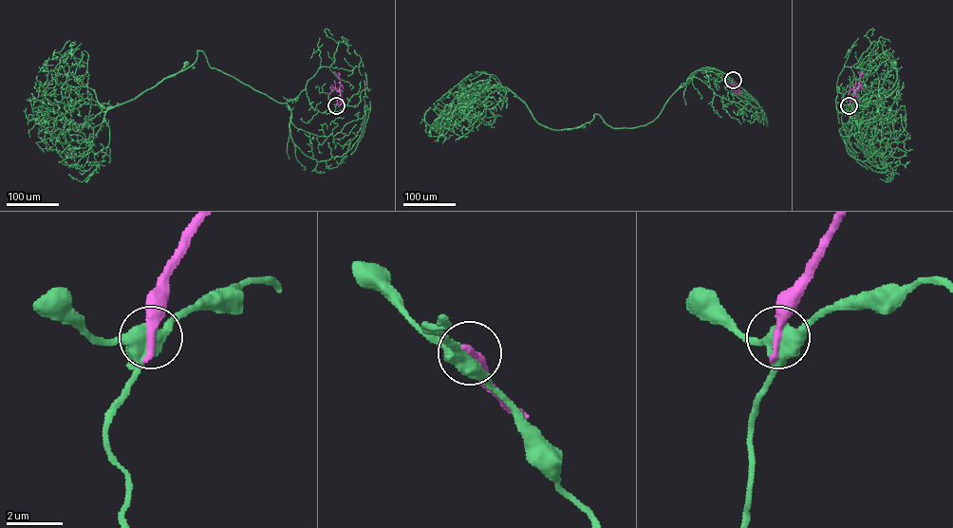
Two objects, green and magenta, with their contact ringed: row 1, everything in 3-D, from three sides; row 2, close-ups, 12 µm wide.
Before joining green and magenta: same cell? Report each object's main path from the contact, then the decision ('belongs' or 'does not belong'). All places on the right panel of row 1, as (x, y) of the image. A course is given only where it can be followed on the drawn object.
course green (849, 104), (839, 113), (837, 89), (855, 103), (887, 92), (897, 69), (883, 50), (896, 70), (895, 64); course magenta (849, 105), (859, 87), (858, 71); does not belong

